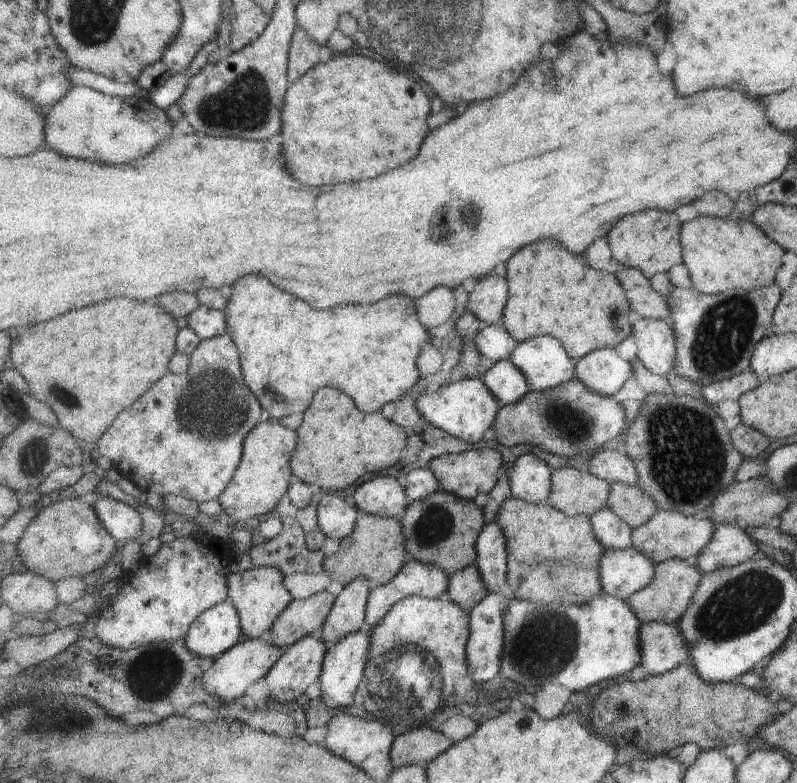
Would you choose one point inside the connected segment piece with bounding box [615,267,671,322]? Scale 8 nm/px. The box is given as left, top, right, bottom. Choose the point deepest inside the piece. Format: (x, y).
(645, 301)

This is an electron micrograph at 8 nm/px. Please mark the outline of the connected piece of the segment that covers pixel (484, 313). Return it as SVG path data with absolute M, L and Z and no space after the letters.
M487 276L470 284L470 291L467 309L489 325L503 324L510 297L508 280L501 276Z

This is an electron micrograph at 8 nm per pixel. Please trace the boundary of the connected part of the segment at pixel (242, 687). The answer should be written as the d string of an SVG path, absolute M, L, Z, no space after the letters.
M248 639L243 643L236 644L223 655L220 655L216 663L205 673L203 686L212 696L225 702L236 701L245 696L248 688L259 679L266 678L268 672L277 664L284 654L285 649L269 641L262 642L258 639Z

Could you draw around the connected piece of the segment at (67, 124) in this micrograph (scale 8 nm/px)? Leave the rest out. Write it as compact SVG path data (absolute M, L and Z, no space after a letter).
M73 87L59 102L47 110L45 142L63 156L83 158L99 164L123 164L133 162L145 154L149 154L157 144L173 134L173 126L165 116L164 110L153 106L150 100L139 100L139 97L111 96L91 87Z

